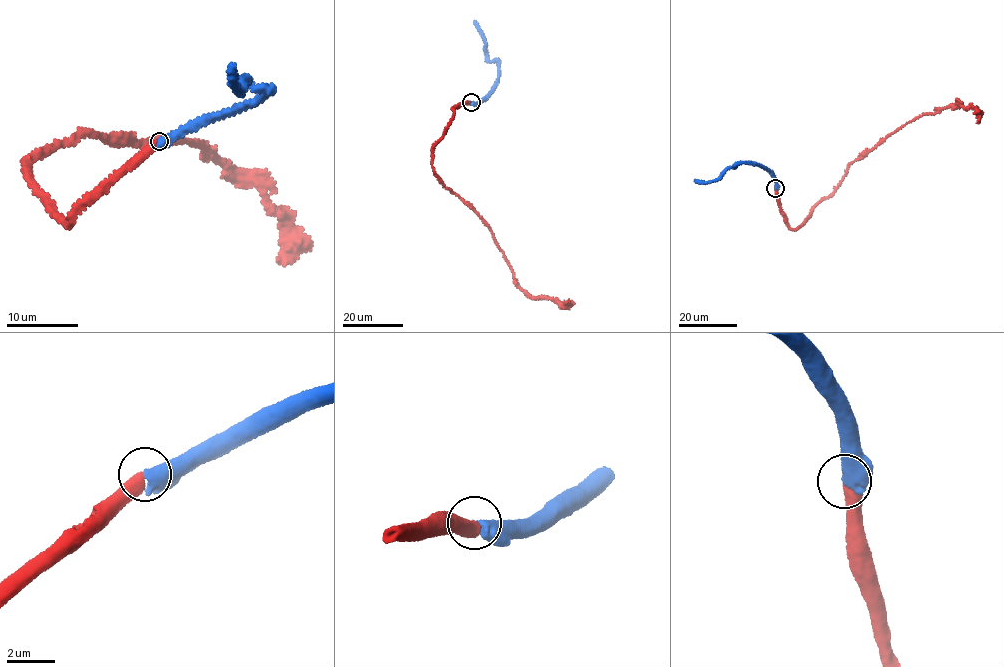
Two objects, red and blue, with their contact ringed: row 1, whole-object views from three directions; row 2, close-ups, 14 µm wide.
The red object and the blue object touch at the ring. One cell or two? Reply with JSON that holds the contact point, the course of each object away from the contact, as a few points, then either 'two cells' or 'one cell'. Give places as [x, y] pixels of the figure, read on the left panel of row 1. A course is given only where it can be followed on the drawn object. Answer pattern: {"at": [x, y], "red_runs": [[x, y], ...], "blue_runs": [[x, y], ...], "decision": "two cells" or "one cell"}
{"at": [159, 141], "red_runs": [[159, 140], [72, 225], [23, 164], [82, 136], [204, 147], [254, 181], [276, 209], [288, 236], [284, 265]], "blue_runs": [[159, 140], [169, 142], [185, 129], [255, 101], [269, 87], [248, 83], [250, 80], [237, 90], [231, 65]], "decision": "one cell"}

